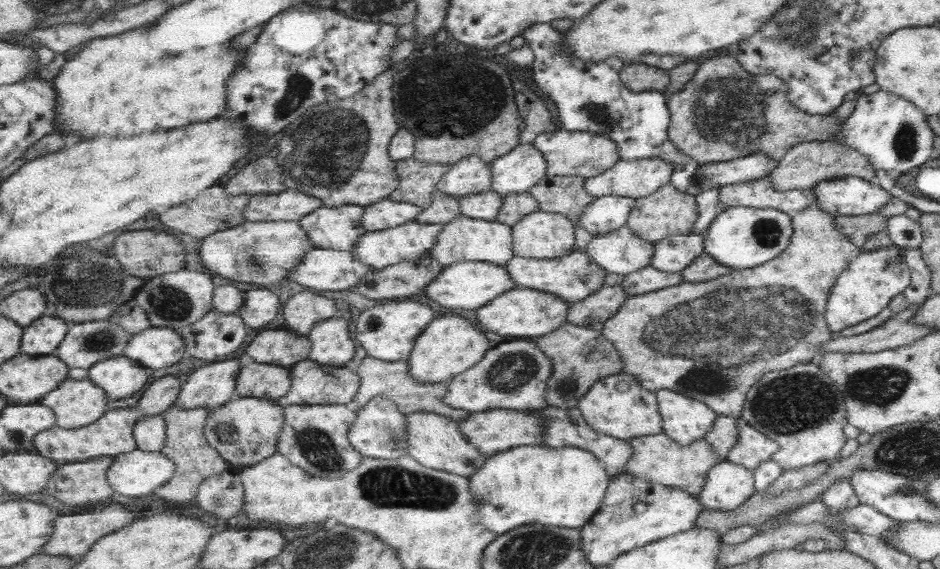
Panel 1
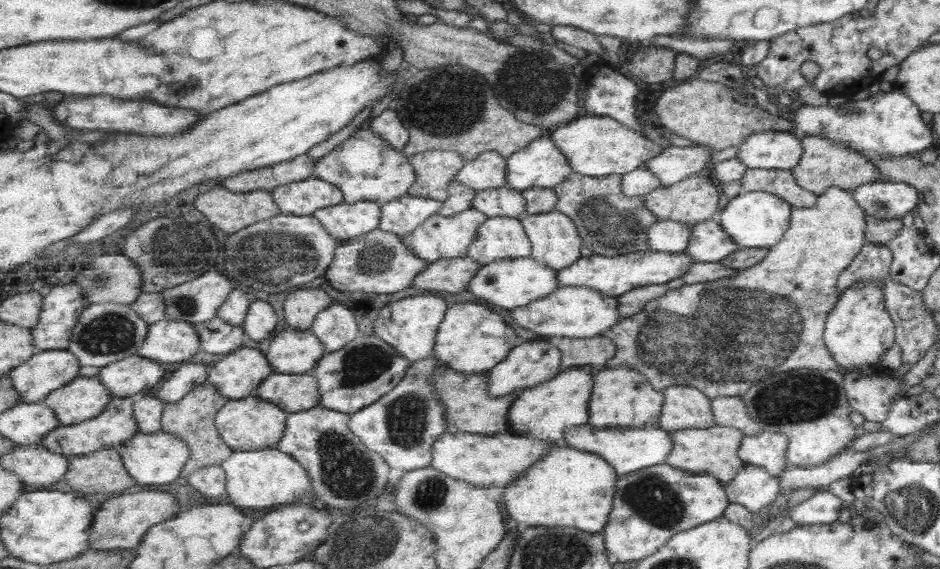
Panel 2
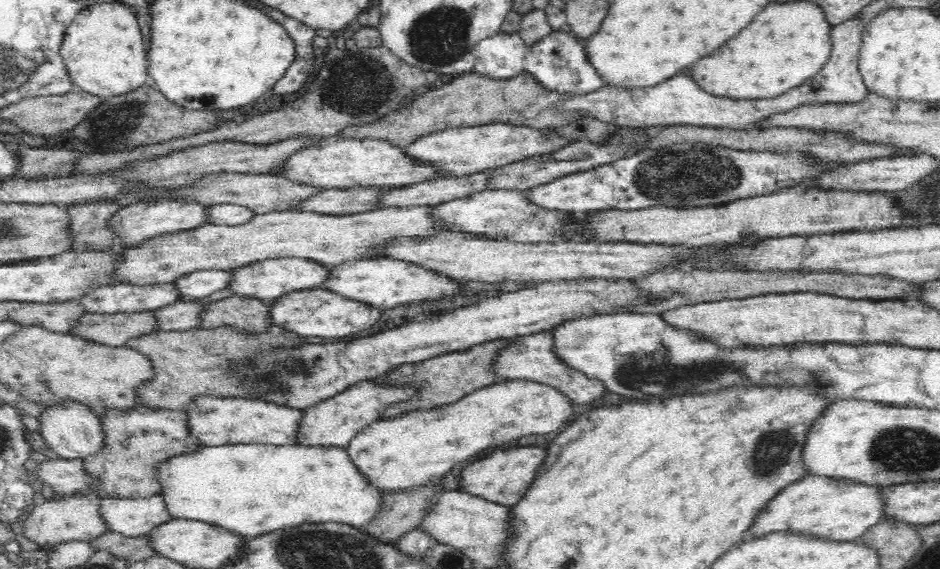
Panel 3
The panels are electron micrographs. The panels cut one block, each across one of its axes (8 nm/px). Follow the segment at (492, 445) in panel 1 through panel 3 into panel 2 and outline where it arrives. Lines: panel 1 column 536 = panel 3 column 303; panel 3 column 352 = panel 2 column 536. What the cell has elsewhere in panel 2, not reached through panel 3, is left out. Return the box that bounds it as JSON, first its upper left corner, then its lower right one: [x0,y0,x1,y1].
[509,368,593,444]

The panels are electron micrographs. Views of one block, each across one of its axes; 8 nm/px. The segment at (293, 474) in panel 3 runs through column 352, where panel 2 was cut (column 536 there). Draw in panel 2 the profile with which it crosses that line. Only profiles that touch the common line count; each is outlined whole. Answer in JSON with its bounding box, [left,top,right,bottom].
[501,444,617,534]

